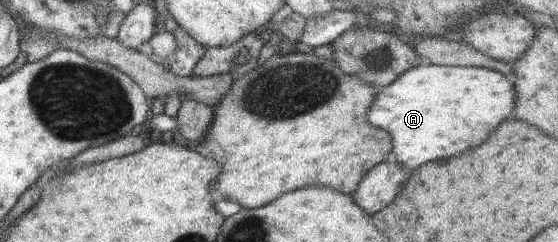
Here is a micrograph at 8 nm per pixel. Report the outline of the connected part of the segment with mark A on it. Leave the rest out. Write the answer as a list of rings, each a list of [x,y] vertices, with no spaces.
[[[421,63],[401,71],[374,96],[367,109],[367,123],[388,132],[395,162],[409,168],[477,146],[514,107],[513,77],[478,66]]]

